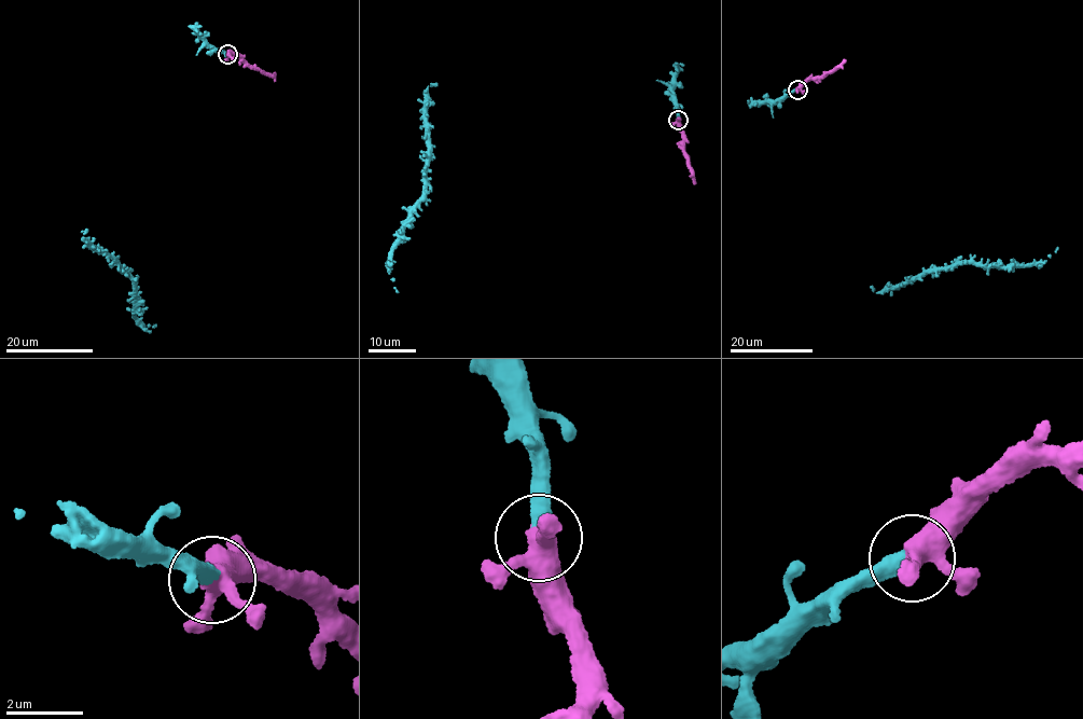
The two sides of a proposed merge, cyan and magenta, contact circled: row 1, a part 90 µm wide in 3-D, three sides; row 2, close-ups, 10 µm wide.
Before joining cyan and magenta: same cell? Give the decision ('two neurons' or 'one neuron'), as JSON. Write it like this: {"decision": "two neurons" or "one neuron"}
{"decision": "one neuron"}

